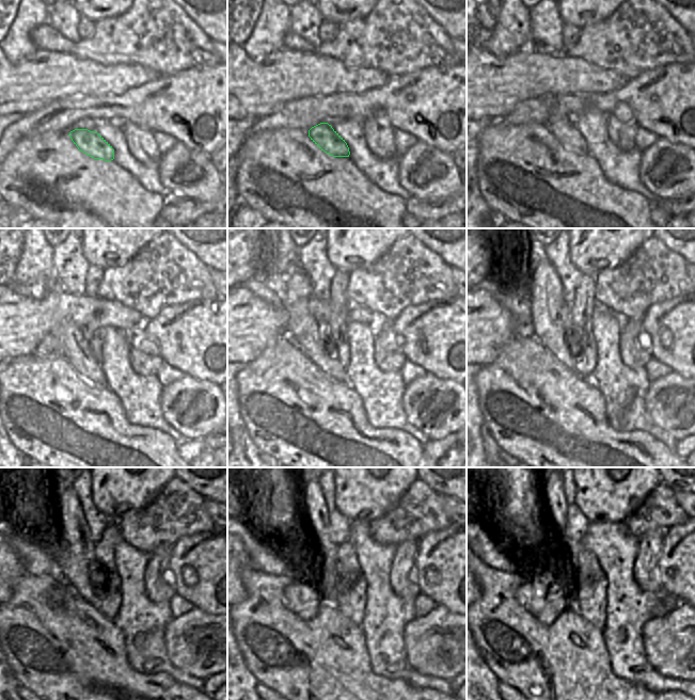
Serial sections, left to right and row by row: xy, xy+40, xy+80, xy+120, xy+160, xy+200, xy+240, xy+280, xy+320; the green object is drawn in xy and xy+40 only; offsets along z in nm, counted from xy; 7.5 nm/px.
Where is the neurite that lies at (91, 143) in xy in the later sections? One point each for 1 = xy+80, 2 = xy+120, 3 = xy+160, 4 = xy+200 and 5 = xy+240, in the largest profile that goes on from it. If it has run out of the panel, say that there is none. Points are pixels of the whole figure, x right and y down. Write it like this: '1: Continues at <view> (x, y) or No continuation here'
1: Continues at xy+80 (565, 130)
2: Continues at xy+120 (74, 340)
3: Continues at xy+160 (311, 335)
4: Continues at xy+200 (551, 315)
5: Continues at xy+240 (76, 552).

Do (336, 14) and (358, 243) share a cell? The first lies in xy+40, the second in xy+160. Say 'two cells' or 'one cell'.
one cell

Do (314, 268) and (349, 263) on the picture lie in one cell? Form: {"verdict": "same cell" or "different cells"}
{"verdict": "different cells"}

